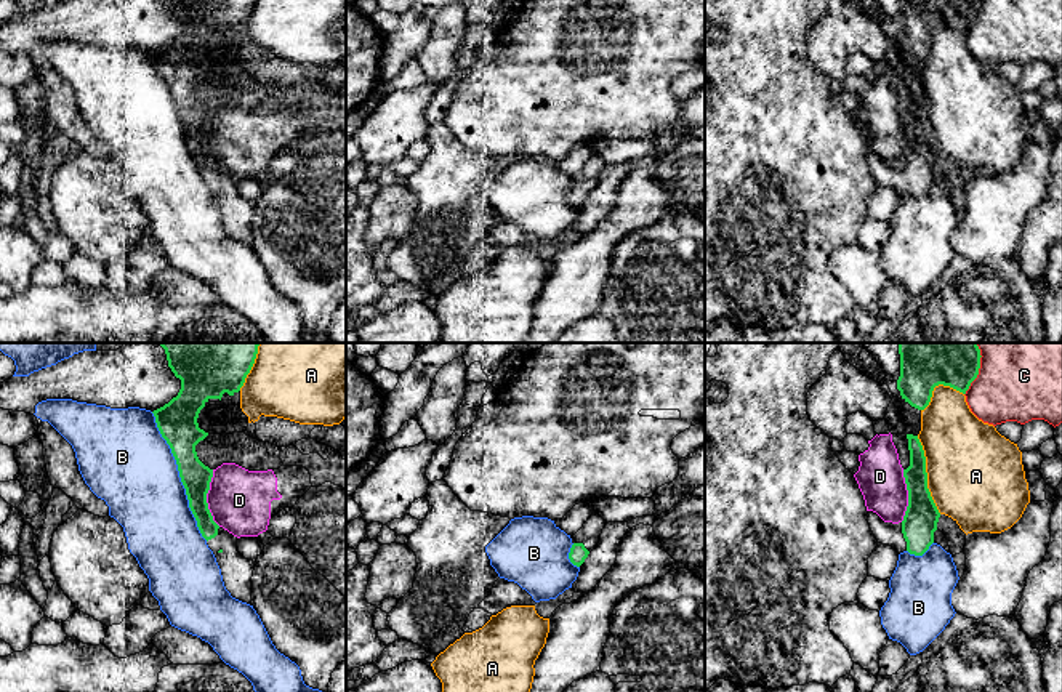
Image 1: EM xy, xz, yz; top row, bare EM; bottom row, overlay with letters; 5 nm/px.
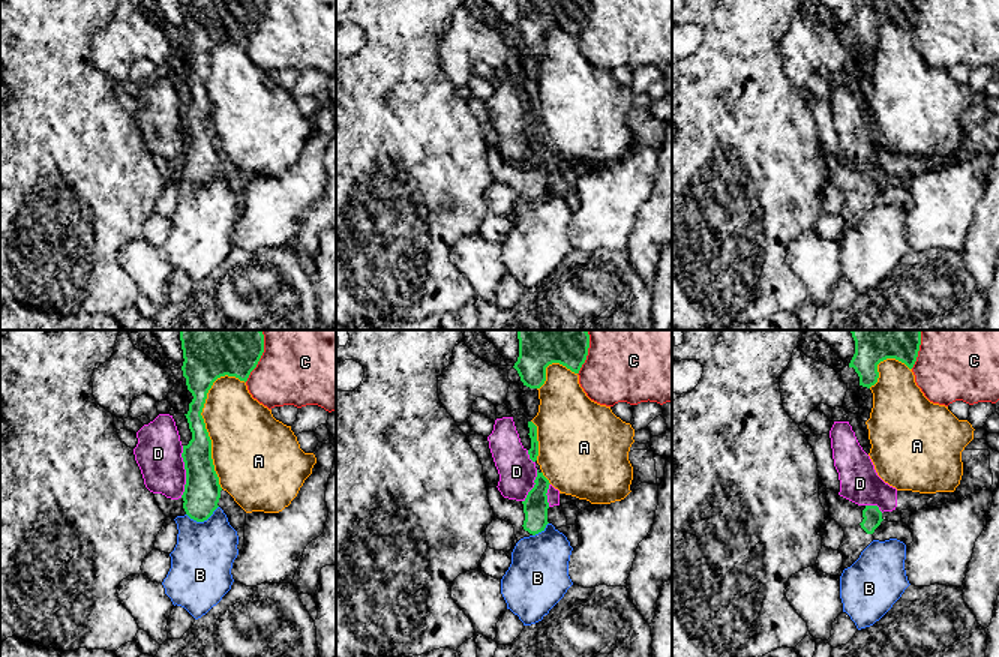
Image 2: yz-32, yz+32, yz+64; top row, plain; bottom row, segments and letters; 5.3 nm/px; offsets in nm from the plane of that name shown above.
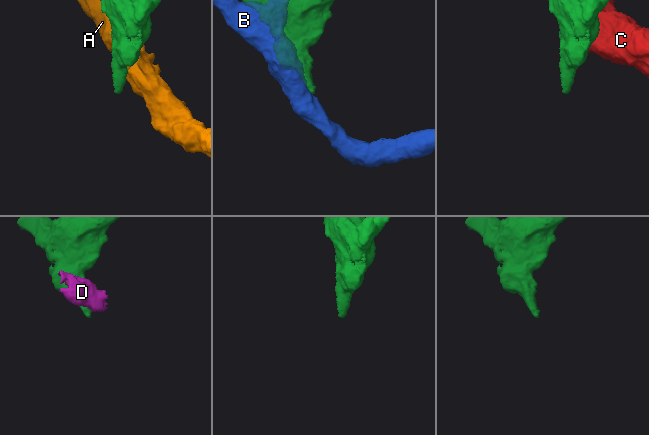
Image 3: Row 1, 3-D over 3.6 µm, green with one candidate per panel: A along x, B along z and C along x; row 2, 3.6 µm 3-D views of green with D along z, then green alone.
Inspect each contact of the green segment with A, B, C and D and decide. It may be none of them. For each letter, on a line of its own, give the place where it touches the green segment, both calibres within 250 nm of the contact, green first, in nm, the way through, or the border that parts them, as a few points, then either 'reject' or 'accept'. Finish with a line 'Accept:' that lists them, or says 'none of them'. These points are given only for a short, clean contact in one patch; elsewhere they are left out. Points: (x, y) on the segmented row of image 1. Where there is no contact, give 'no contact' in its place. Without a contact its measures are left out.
A: yz (926, 474) | 170/480 nm | reject
B: xy (180, 476) | 190/440 nm | reject
C: yz (979, 367) | 400/420 nm | reject
D: xy (205, 498) | 150/320 nm | along xy (212, 470), (207, 508), (220, 526) | reject
Accept: none of them

